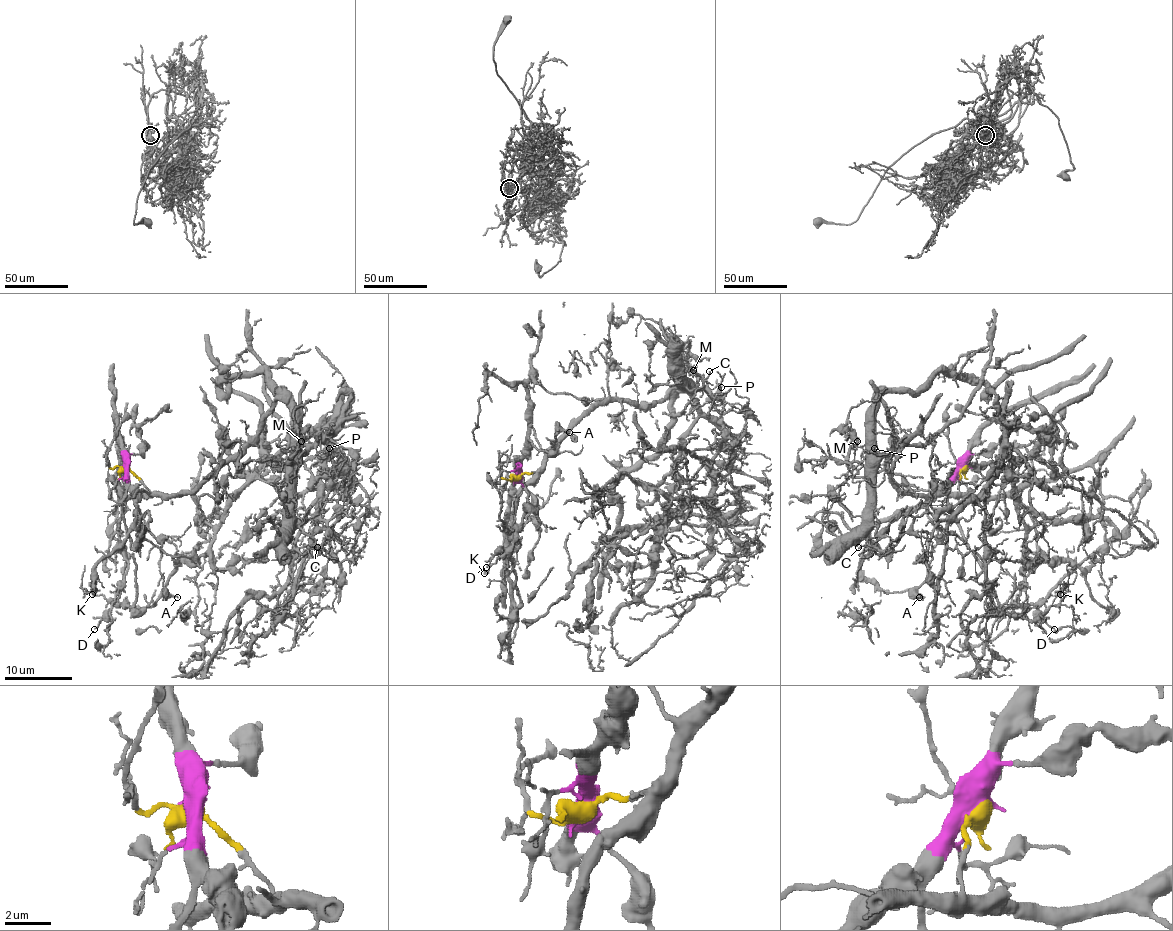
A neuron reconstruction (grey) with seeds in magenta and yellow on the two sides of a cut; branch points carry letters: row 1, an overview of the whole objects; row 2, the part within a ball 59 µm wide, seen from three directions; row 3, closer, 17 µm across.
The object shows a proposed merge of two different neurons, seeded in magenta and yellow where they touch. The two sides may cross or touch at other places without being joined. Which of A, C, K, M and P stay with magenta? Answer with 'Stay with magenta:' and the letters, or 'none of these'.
Stay with magenta: A, K

